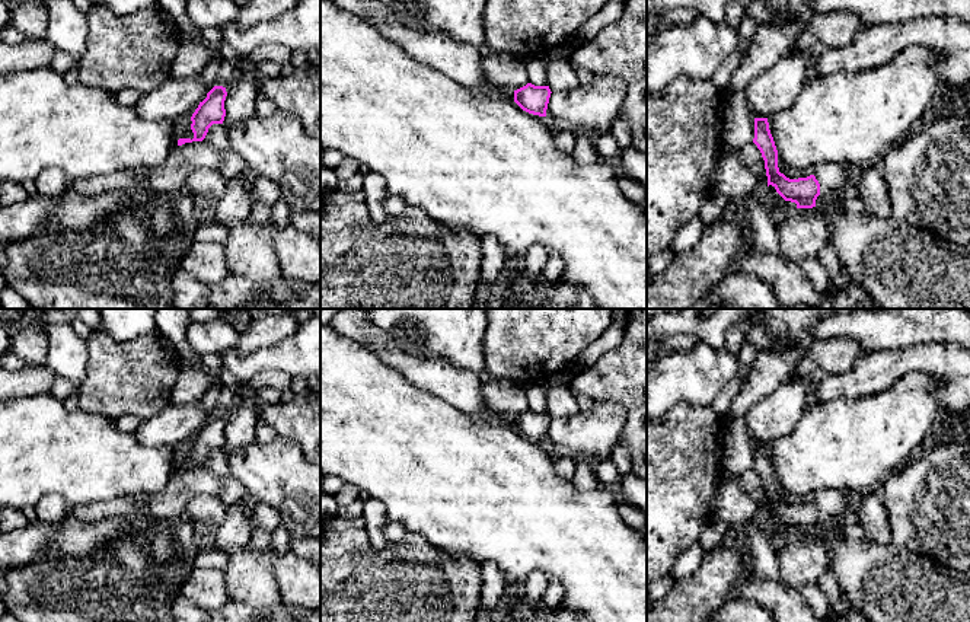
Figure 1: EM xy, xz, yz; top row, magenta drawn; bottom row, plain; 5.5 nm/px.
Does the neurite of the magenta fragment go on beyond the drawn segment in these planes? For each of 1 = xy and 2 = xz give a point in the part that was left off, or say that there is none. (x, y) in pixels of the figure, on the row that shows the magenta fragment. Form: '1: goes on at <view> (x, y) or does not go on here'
1: does not go on here
2: does not go on here

